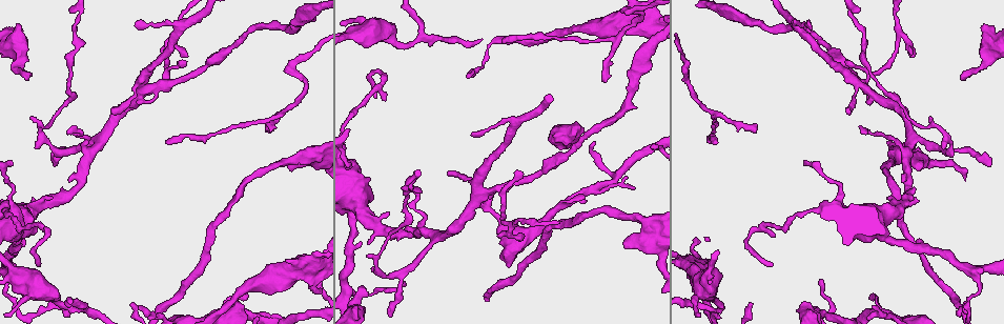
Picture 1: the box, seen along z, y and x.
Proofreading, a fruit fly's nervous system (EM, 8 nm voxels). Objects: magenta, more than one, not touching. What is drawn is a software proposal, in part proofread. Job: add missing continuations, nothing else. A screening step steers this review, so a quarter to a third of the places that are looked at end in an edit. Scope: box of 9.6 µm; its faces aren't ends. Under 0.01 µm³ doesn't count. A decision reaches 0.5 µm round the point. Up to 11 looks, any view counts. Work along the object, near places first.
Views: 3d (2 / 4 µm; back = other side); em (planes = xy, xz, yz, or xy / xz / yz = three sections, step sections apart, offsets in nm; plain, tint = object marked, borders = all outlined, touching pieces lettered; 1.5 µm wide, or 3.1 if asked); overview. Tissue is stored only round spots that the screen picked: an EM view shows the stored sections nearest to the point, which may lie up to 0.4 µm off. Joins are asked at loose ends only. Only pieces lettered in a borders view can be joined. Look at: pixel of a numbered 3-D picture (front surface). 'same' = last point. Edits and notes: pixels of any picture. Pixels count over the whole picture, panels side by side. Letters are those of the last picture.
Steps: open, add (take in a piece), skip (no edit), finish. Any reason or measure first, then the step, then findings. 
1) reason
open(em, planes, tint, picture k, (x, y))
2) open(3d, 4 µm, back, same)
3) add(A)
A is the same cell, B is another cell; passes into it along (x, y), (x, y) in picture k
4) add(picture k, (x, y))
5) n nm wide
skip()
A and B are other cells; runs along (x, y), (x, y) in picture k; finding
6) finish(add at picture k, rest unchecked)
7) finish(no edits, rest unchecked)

free end
open(3d, 4 µm, picture 1, (238, 301))

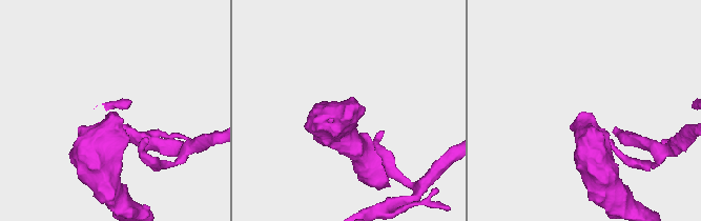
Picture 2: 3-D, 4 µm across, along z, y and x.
open(em, planes, tint, picture 2, (111, 112))

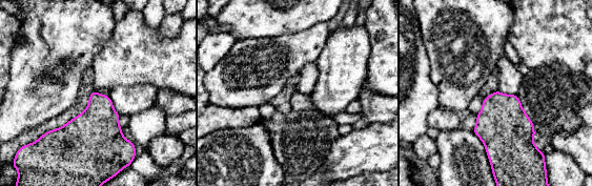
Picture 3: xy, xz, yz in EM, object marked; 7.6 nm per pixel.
what lies round it
open(em, planes, borders, same)

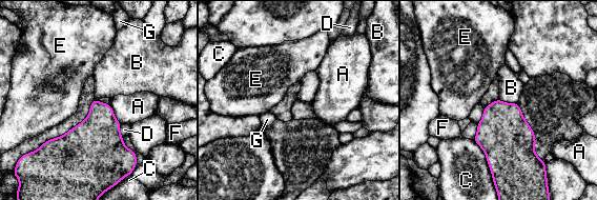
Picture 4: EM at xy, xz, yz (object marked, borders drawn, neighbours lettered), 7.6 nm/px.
skip()
A, B, C, D, E, F and G are other cells; none of them fits

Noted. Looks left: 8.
an open end
open(3d, 2 µm, picture 1, (752, 304))

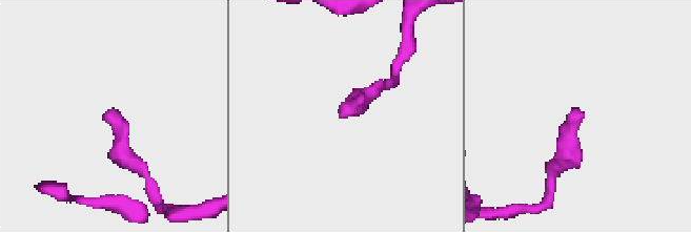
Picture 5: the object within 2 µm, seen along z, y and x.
open(em, planes, borders, picture 5, (102, 118))

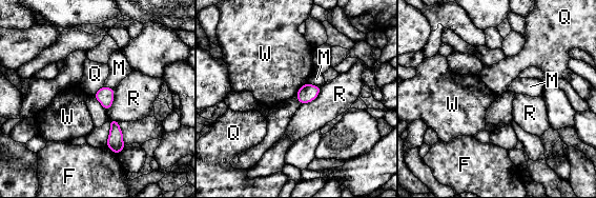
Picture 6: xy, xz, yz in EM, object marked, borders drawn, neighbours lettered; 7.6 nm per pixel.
130 nm wide
skip()
F, M, Q, R and W are other cells; border along (103, 85), (93, 95) in picture 6; none of them fits

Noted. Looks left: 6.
free end
open(3d, 2 µm, picture 1, (807, 22))

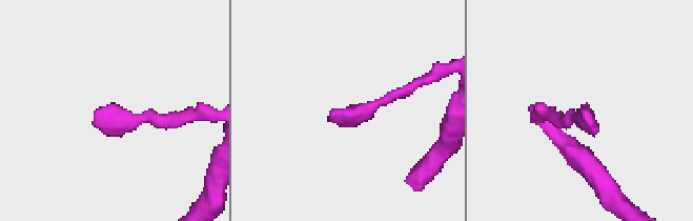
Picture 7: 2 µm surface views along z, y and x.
open(em, planes, borders, picture 7, (582, 116))

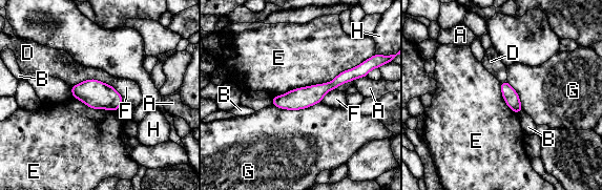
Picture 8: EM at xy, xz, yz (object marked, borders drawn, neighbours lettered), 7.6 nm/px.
skip()
A, B, D, E, F, G and H are other cells; border along (369, 58), (330, 81), (273, 98) in picture 8; no lettered piece goes on from it

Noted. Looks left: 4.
branch stops here
open(em, xz, step 8, borders, picture 1, (360, 288))

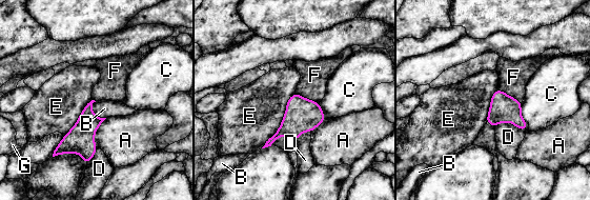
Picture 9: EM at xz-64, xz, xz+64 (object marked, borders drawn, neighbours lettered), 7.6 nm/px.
open(em, planes, borders, same)

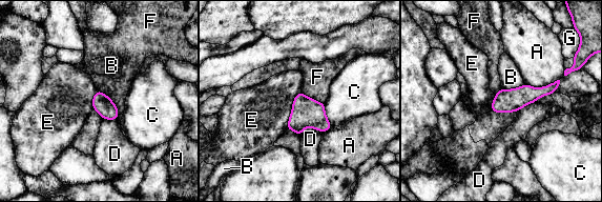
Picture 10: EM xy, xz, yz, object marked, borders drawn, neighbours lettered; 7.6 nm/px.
150 nm wide; E touches over 320 nm
skip()
A, B, C, D, E, F and G are other cells; no lettered piece goes on from it

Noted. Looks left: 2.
finish(no edits, rest unchecked)

